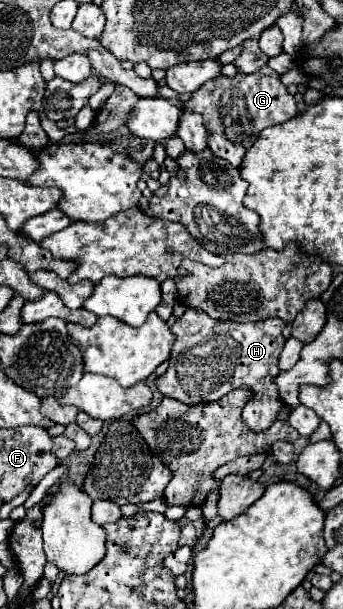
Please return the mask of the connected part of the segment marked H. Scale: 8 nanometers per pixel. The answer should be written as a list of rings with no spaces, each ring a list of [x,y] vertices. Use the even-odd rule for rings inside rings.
[[[188,309],[174,325],[172,333],[176,337],[170,351],[168,371],[156,379],[156,387],[162,395],[176,399],[186,405],[198,405],[208,401],[218,401],[232,389],[248,387],[256,395],[245,405],[242,419],[252,431],[264,431],[276,421],[280,411],[280,395],[274,383],[278,371],[278,355],[284,347],[282,319],[266,319],[264,323],[228,323],[216,321],[204,311]]]

